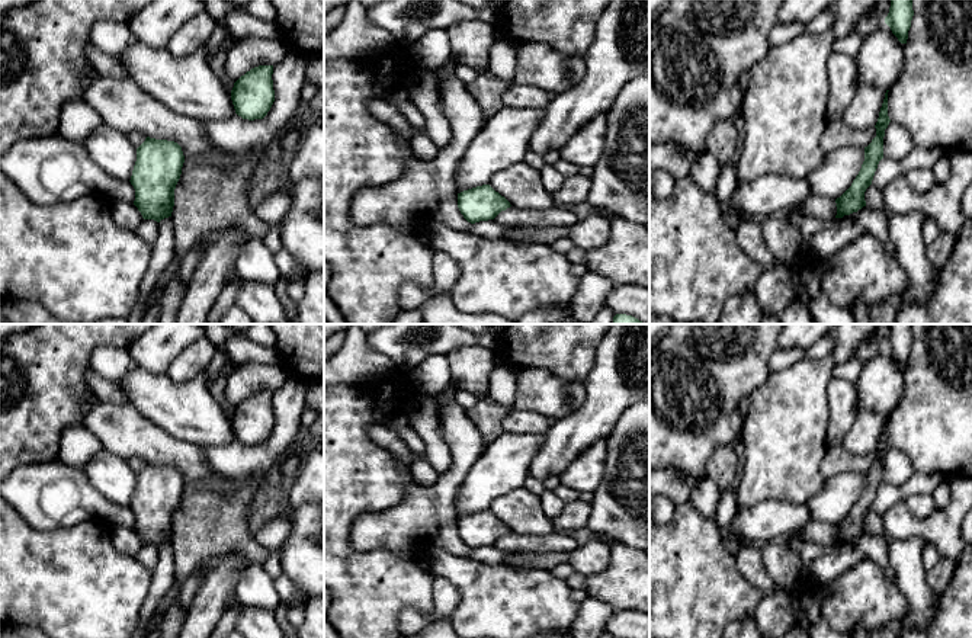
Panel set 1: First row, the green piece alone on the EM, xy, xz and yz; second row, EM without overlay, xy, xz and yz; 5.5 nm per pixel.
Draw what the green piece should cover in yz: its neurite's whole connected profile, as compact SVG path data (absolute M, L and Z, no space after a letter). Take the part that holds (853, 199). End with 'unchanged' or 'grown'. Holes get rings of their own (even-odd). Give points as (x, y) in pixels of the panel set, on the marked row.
M888 92L879 112L876 137L864 147L864 161L851 186L837 199L811 195L801 203L806 218L831 219L843 218L866 206L864 192L872 185L879 161L883 158L883 137L891 119L888 116Z; grown

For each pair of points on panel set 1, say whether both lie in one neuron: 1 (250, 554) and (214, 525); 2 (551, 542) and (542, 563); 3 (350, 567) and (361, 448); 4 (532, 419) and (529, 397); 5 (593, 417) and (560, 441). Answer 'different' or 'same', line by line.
1: same
2: different
3: same
4: different
5: same

